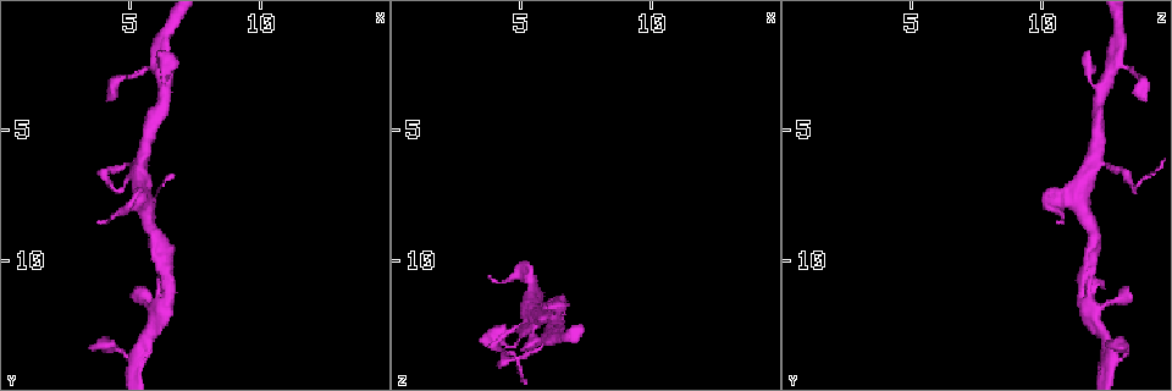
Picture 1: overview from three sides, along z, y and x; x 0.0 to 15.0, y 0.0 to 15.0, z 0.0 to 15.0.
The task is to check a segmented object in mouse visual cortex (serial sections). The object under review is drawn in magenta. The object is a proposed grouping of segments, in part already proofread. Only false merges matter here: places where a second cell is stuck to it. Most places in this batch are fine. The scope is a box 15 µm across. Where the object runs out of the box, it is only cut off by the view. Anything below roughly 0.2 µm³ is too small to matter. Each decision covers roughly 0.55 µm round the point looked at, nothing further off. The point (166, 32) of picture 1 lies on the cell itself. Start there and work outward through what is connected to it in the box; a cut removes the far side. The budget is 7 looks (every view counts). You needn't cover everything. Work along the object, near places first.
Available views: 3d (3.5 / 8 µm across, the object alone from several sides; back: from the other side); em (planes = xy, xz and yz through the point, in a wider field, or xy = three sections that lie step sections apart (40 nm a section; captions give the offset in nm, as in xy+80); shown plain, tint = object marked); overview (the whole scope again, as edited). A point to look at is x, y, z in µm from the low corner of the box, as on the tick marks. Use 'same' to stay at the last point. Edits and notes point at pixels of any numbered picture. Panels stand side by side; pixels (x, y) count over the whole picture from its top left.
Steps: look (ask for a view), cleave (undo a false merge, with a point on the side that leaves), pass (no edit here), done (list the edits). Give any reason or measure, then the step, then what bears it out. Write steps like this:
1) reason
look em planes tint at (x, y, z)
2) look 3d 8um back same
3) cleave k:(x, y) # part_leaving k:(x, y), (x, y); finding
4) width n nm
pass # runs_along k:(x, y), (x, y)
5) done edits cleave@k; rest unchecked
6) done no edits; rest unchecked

branch point
look 3d 3.5um at (6.2, 2.4, 12.9)

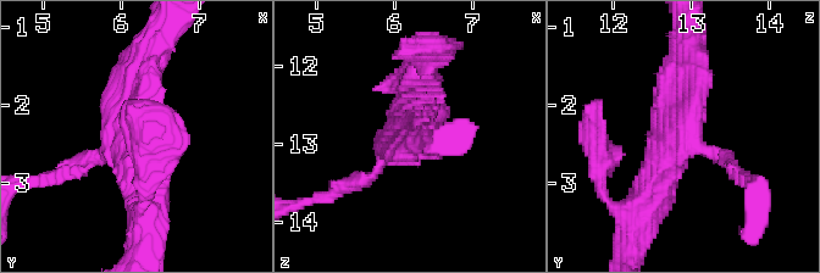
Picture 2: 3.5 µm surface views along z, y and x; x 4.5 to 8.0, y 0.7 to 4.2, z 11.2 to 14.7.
shape alone is not enough
look em xy step 1 tint same

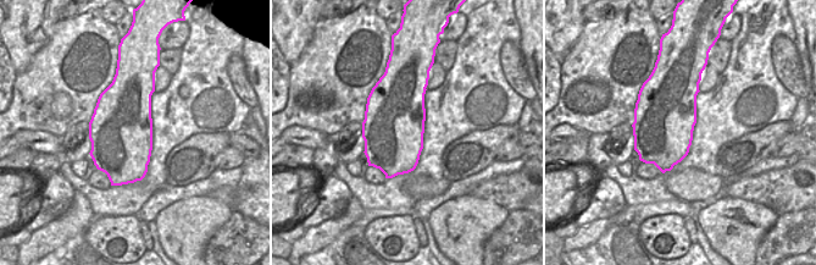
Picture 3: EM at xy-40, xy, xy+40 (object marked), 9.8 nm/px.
pass # runs_along 2:(690, 55), (690, 112), (646, 201); one cell here

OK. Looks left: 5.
calibre changes
look 3d 3.5um at (6.1, 12.0, 11.8)

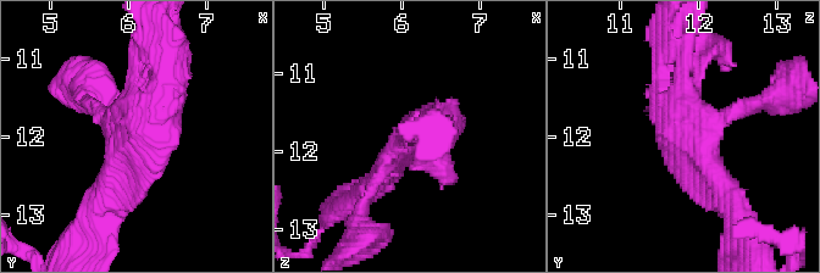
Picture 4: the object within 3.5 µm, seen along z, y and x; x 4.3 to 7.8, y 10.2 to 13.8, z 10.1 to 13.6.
look em planes tint at (6.15, 11.95, 11.75)

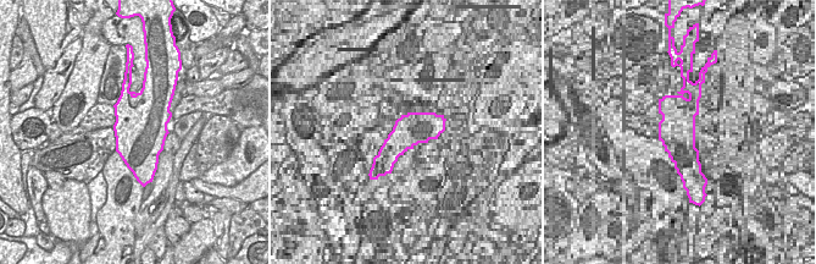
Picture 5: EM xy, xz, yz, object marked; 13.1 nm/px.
pass # all the same cell

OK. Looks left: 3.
thin arm on a thick one
look 3d 3.5um at (5.2, 13.6, 12.7)

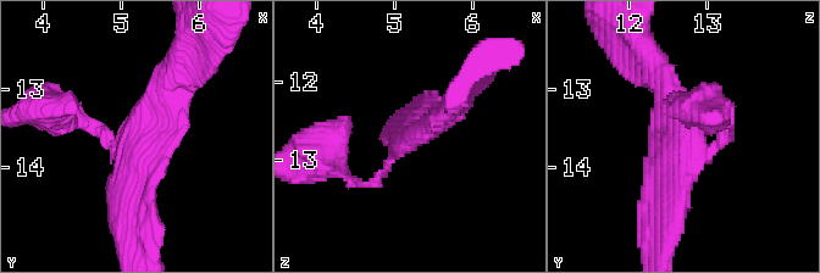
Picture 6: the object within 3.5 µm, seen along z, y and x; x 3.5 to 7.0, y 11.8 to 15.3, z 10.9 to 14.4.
now the EM
look em xy step 3 plain at (5.15, 13.65, 12.75)

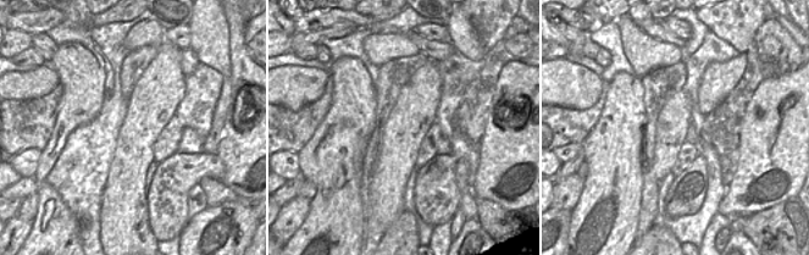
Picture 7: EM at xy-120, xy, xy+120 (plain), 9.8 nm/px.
with the object marked
look em xy step 3 tint same

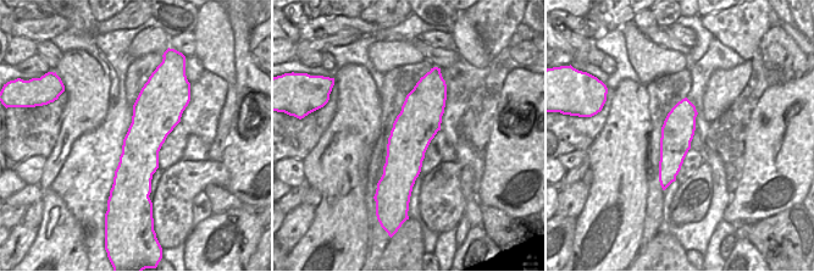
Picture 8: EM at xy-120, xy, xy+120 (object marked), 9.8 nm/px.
width 420 nm
pass # runs_along 6:(452, 107), (399, 145), (388, 171), (358, 183); continuous, no second cell

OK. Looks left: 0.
done no edits; rest unchecked

